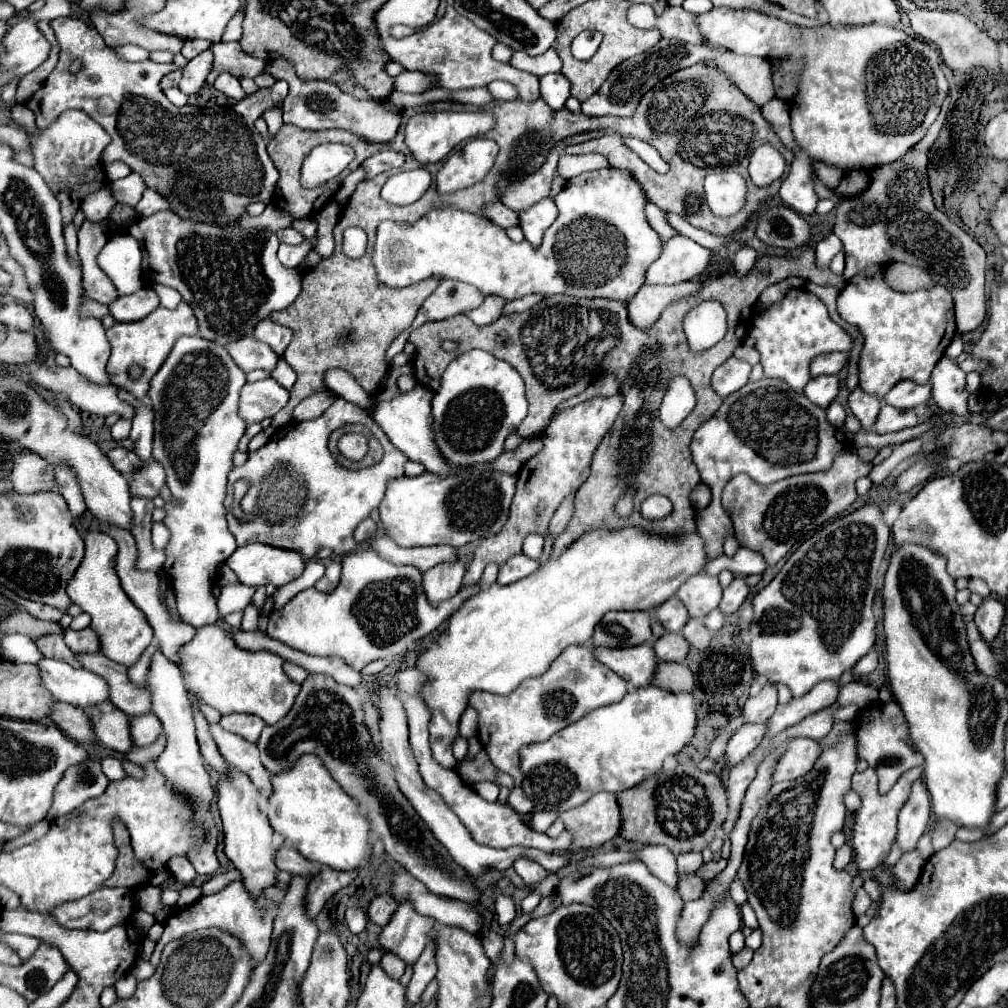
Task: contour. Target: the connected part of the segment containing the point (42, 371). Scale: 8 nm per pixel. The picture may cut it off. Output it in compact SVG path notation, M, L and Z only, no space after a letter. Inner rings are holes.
M49 351L45 363L41 363L35 371L31 371L31 381L33 381L35 385L39 385L39 387L43 387L43 389L47 389L47 391L65 395L73 405L77 405L79 409L89 411L89 413L93 413L93 415L103 415L103 417L107 417L107 415L111 415L111 413L121 413L121 417L127 417L127 419L133 417L133 407L127 405L127 403L123 403L123 401L119 401L115 387L97 387L97 385L93 385L91 381L83 379L83 375L79 375L73 367L67 367L67 369L65 369L65 367L59 367L53 357L55 357L55 353Z

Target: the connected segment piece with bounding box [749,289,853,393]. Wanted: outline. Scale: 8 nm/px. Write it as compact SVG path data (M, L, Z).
M793 289L785 295L783 301L769 307L763 315L757 315L751 325L751 337L757 339L757 351L761 353L761 365L765 369L765 377L783 379L791 385L793 391L803 391L807 381L811 379L807 367L811 359L819 353L829 351L851 351L853 339L831 321L827 307L815 297L811 291Z

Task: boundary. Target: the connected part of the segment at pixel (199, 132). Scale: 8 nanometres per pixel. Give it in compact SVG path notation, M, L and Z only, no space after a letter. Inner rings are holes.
M61 17L51 21L51 27L55 29L55 35L61 45L59 63L55 71L47 77L47 83L43 83L43 87L35 93L35 99L31 97L27 103L27 107L37 117L39 129L49 127L53 121L57 121L59 113L67 109L85 111L97 123L101 123L103 129L111 135L111 143L105 147L101 161L105 165L109 161L127 163L133 171L143 175L147 187L155 187L155 191L171 199L171 211L175 211L179 217L187 217L195 221L215 221L227 225L233 223L233 219L237 219L239 215L243 215L249 203L271 201L275 183L279 179L279 171L275 169L271 157L267 155L265 139L261 137L261 133L255 129L253 123L267 109L279 107L283 103L289 91L289 85L285 81L277 81L273 89L259 89L257 93L247 95L239 103L227 107L211 107L211 109L175 107L173 103L167 101L167 97L159 89L161 77L171 73L173 69L179 69L175 63L169 65L161 65L155 61L131 63L119 59L115 49L103 43L97 29L81 19ZM73 61L81 61L81 71L77 73L69 71ZM209 209L217 219L209 219Z

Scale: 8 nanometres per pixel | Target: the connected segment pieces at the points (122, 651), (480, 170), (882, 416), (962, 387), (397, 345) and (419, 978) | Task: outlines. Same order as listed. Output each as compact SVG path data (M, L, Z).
M87 531L85 537L85 557L77 567L71 583L67 585L67 595L73 603L77 603L85 613L91 615L91 627L99 633L101 651L111 661L133 665L141 653L149 647L153 639L153 629L147 623L143 611L135 607L135 603L127 597L121 589L119 577L115 573L115 555L117 555L117 541L103 531Z
M471 139L457 153L453 153L436 176L439 193L454 192L481 181L495 163L497 145L491 139Z
M883 405L881 407L881 413L877 417L877 433L883 435L883 433L893 433L893 431L901 431L905 427L915 427L919 423L915 411L901 411L901 409L895 409L891 405Z
M941 357L935 365L935 371L931 373L931 385L933 385L933 399L943 411L951 411L955 415L967 415L967 385L965 385L965 373L961 367L949 359Z
M405 331L405 333L401 333L401 335L391 343L391 347L387 349L387 355L385 355L387 361L391 361L395 353L401 353L401 351L403 351L403 347L405 347L405 343L407 343L407 337L409 337L409 335L407 335L407 331Z
M429 939L425 951L417 959L417 963L413 965L413 977L411 977L409 985L407 985L405 999L415 1005L419 1001L421 993L425 991L425 987L429 985L429 981L435 977L435 973L437 973L437 965L435 965L435 939Z

